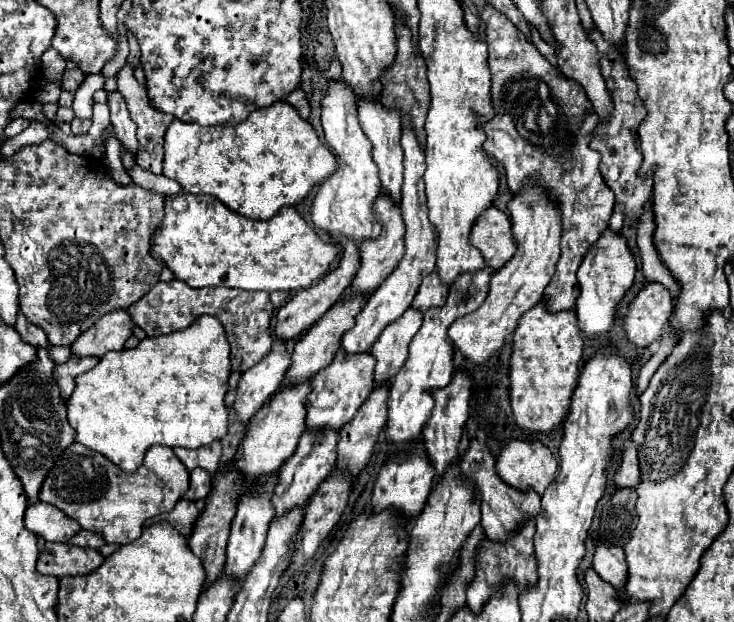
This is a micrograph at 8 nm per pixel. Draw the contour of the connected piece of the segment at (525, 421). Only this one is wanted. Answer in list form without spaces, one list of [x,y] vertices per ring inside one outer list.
[[[540,302],[520,318],[510,358],[510,404],[516,424],[524,432],[550,432],[564,422],[576,388],[580,358],[582,336],[572,310],[550,314]]]

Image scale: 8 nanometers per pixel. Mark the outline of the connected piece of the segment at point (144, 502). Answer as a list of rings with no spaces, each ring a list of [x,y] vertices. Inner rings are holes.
[[[76,442],[70,444],[60,454],[60,458],[56,460],[56,464],[62,464],[62,466],[56,466],[56,468],[52,468],[52,474],[46,474],[38,498],[42,502],[52,504],[58,510],[62,510],[66,516],[70,516],[72,520],[76,520],[84,530],[102,534],[104,540],[106,540],[106,544],[120,544],[120,546],[122,544],[130,544],[136,538],[140,538],[142,526],[144,526],[144,522],[148,518],[152,518],[156,514],[162,514],[162,512],[170,512],[176,506],[176,502],[184,496],[184,492],[188,490],[188,480],[190,480],[188,468],[184,468],[184,464],[180,464],[180,460],[176,458],[176,454],[168,446],[152,446],[152,448],[148,448],[142,468],[138,472],[134,472],[134,474],[122,472],[116,464],[112,464],[100,452],[94,452],[94,450],[90,450],[90,448],[82,446],[82,444],[76,444]],[[66,484],[72,484],[76,488],[76,492],[72,492],[74,494],[72,500],[64,500],[58,494],[58,488],[64,488]]]

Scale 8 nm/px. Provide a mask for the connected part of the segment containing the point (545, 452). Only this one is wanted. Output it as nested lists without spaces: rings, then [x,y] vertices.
[[[510,440],[496,456],[496,472],[516,490],[534,490],[542,496],[556,478],[558,462],[542,442]]]

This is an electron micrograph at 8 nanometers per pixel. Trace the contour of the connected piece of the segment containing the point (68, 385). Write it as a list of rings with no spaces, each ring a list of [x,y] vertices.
[[[72,356],[66,364],[54,368],[54,382],[58,384],[60,396],[62,396],[64,402],[72,396],[72,390],[76,386],[76,382],[74,382],[76,376],[94,368],[96,362],[98,362],[98,358],[92,358],[92,356],[86,356],[86,358],[74,358]]]

